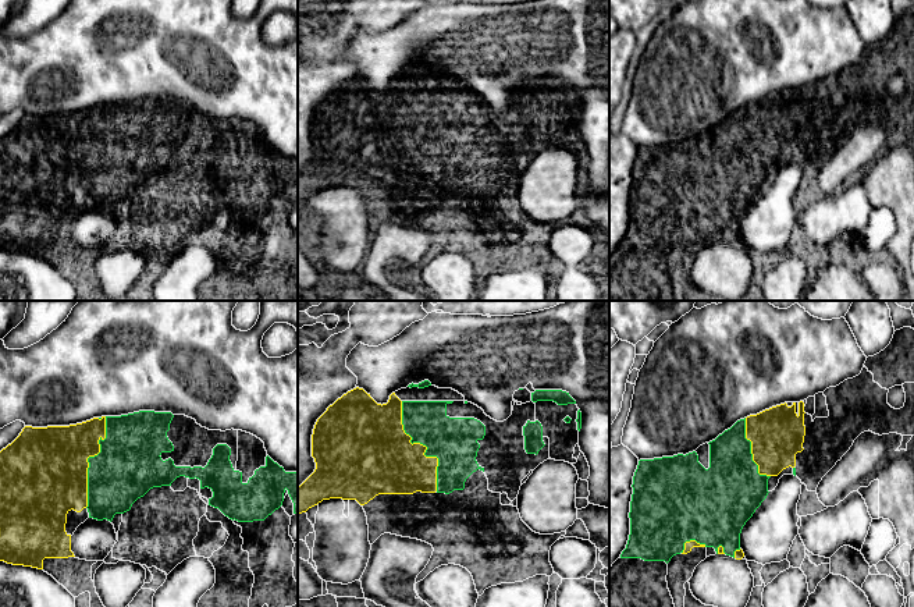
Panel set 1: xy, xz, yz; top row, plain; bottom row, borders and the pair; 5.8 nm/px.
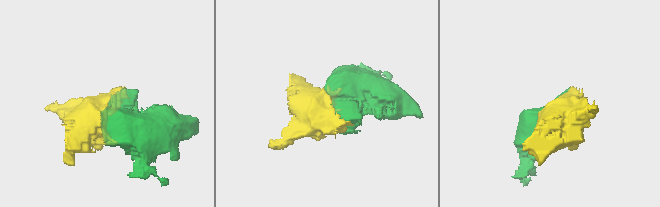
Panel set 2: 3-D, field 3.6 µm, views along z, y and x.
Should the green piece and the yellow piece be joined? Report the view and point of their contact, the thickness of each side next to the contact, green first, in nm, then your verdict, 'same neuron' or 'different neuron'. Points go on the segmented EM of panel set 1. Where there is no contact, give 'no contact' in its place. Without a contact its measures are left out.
contact xz (425, 444); calibres 280 and 360 nm; same neuron

